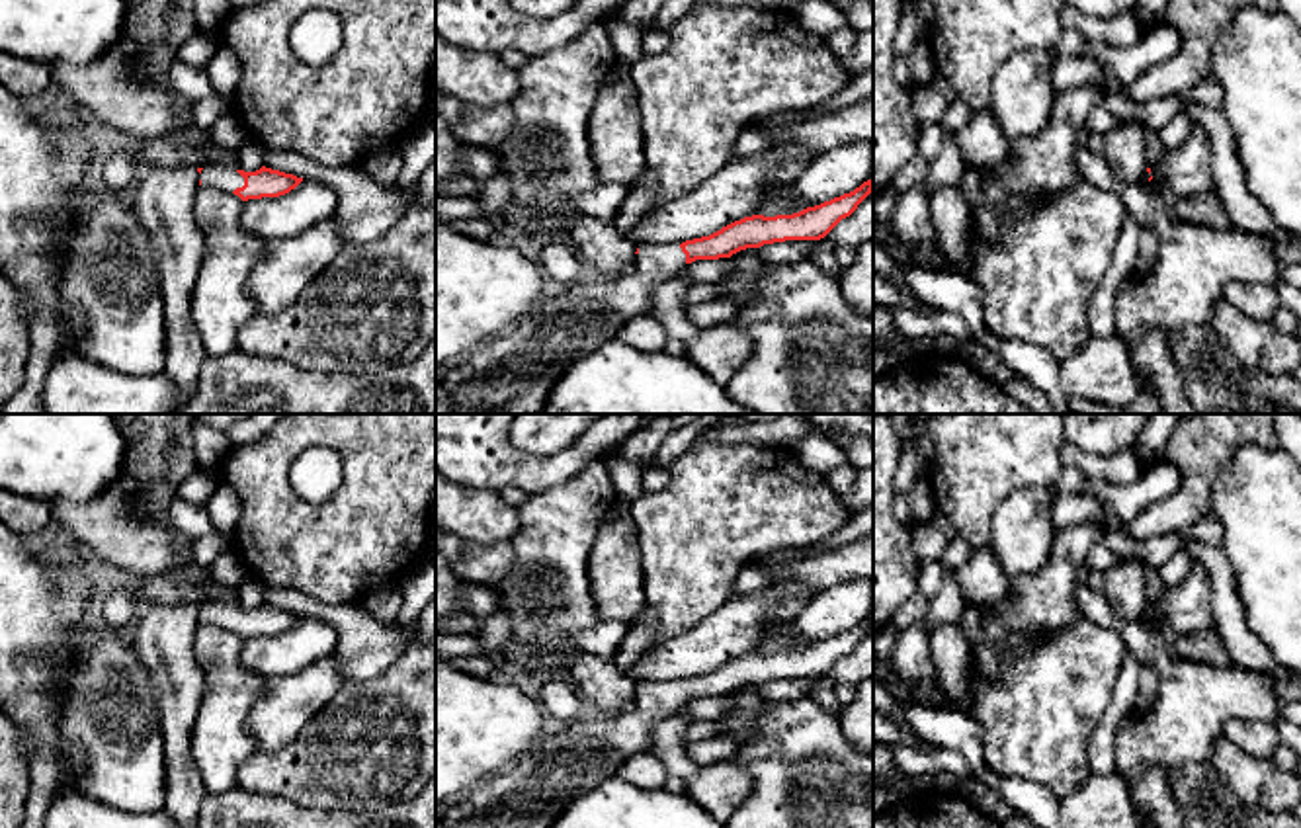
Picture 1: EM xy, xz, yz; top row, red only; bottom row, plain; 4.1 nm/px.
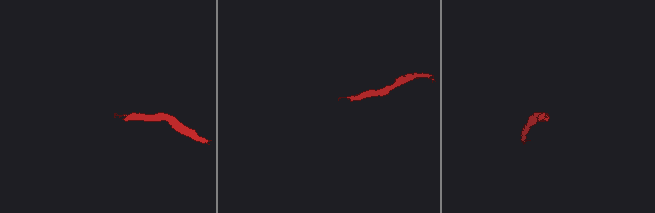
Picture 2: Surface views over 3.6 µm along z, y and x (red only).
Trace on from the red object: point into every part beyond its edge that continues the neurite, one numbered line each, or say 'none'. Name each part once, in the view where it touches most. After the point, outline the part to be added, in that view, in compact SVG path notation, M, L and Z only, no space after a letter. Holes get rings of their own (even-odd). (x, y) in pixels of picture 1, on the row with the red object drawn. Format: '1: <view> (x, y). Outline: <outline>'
1: xy (211, 176). Outline: M205 166L199 174L201 186L217 187L225 191L234 191L236 187L244 186L244 178L231 168L223 166Z

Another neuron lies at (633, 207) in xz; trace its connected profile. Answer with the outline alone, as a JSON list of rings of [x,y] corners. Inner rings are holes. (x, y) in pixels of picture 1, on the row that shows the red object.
[[[649,189],[629,191],[629,195],[625,197],[623,205],[619,207],[615,215],[615,221],[613,221],[615,228],[619,232],[633,230],[633,227],[647,213],[647,205],[649,205]]]

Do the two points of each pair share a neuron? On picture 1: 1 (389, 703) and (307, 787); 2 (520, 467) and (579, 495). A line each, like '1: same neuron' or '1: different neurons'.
1: same neuron
2: different neurons

